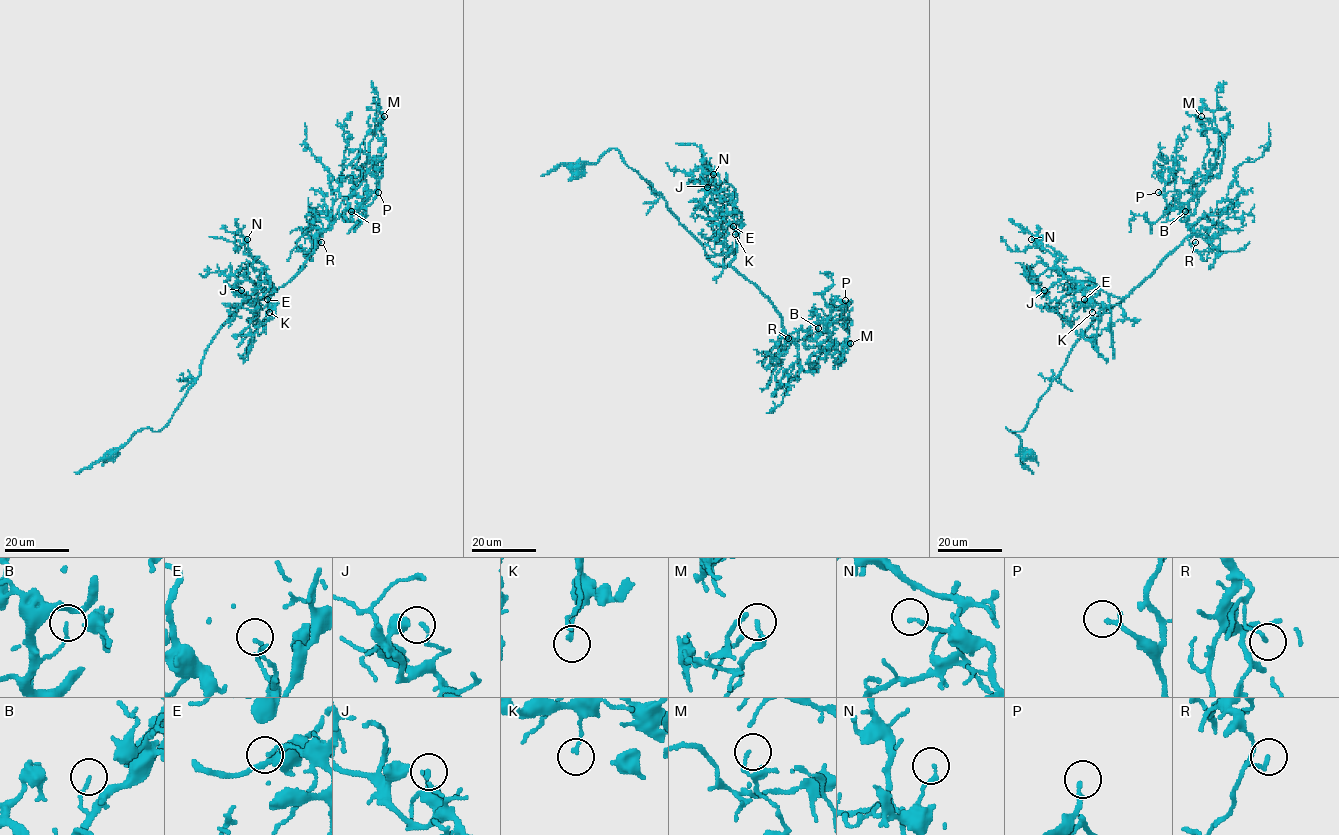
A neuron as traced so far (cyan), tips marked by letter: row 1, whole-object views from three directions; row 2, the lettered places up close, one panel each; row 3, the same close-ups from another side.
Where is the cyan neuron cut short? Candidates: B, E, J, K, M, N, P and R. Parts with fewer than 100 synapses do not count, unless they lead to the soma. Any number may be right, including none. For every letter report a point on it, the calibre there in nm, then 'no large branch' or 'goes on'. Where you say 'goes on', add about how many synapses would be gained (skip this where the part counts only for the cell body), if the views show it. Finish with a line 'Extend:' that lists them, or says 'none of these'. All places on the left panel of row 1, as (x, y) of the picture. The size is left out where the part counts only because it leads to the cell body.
B: (351, 211) | 140 nm | no large branch
E: (267, 299) | 130 nm | no large branch
J: (241, 290) | 140 nm | no large branch
K: (269, 312) | 130 nm | no large branch
M: (384, 116) | 120 nm | no large branch
N: (247, 239) | 130 nm | no large branch
P: (378, 192) | 180 nm | goes on | 130 syn
R: (321, 242) | 130 nm | no large branch
Extend: P

